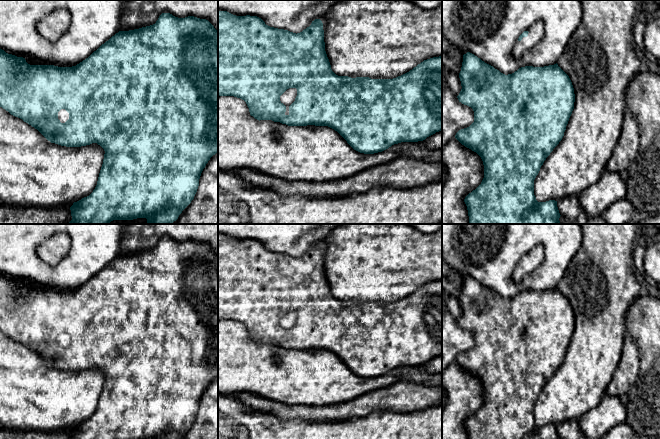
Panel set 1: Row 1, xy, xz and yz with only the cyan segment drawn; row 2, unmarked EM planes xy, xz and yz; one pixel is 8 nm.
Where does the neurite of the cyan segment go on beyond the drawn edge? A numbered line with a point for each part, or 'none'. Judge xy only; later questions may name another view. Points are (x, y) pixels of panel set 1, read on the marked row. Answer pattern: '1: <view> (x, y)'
1: xy (63, 115)

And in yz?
1: yz (536, 31)

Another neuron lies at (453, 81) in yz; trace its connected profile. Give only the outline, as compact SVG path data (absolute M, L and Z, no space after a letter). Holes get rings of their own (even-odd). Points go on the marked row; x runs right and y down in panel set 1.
M446 73L446 82L447 82L447 85L449 87L449 89L455 94L455 95L459 95L461 89L462 89L462 86L461 86L461 81L460 81L460 78L459 78L459 75L456 75L454 73Z

